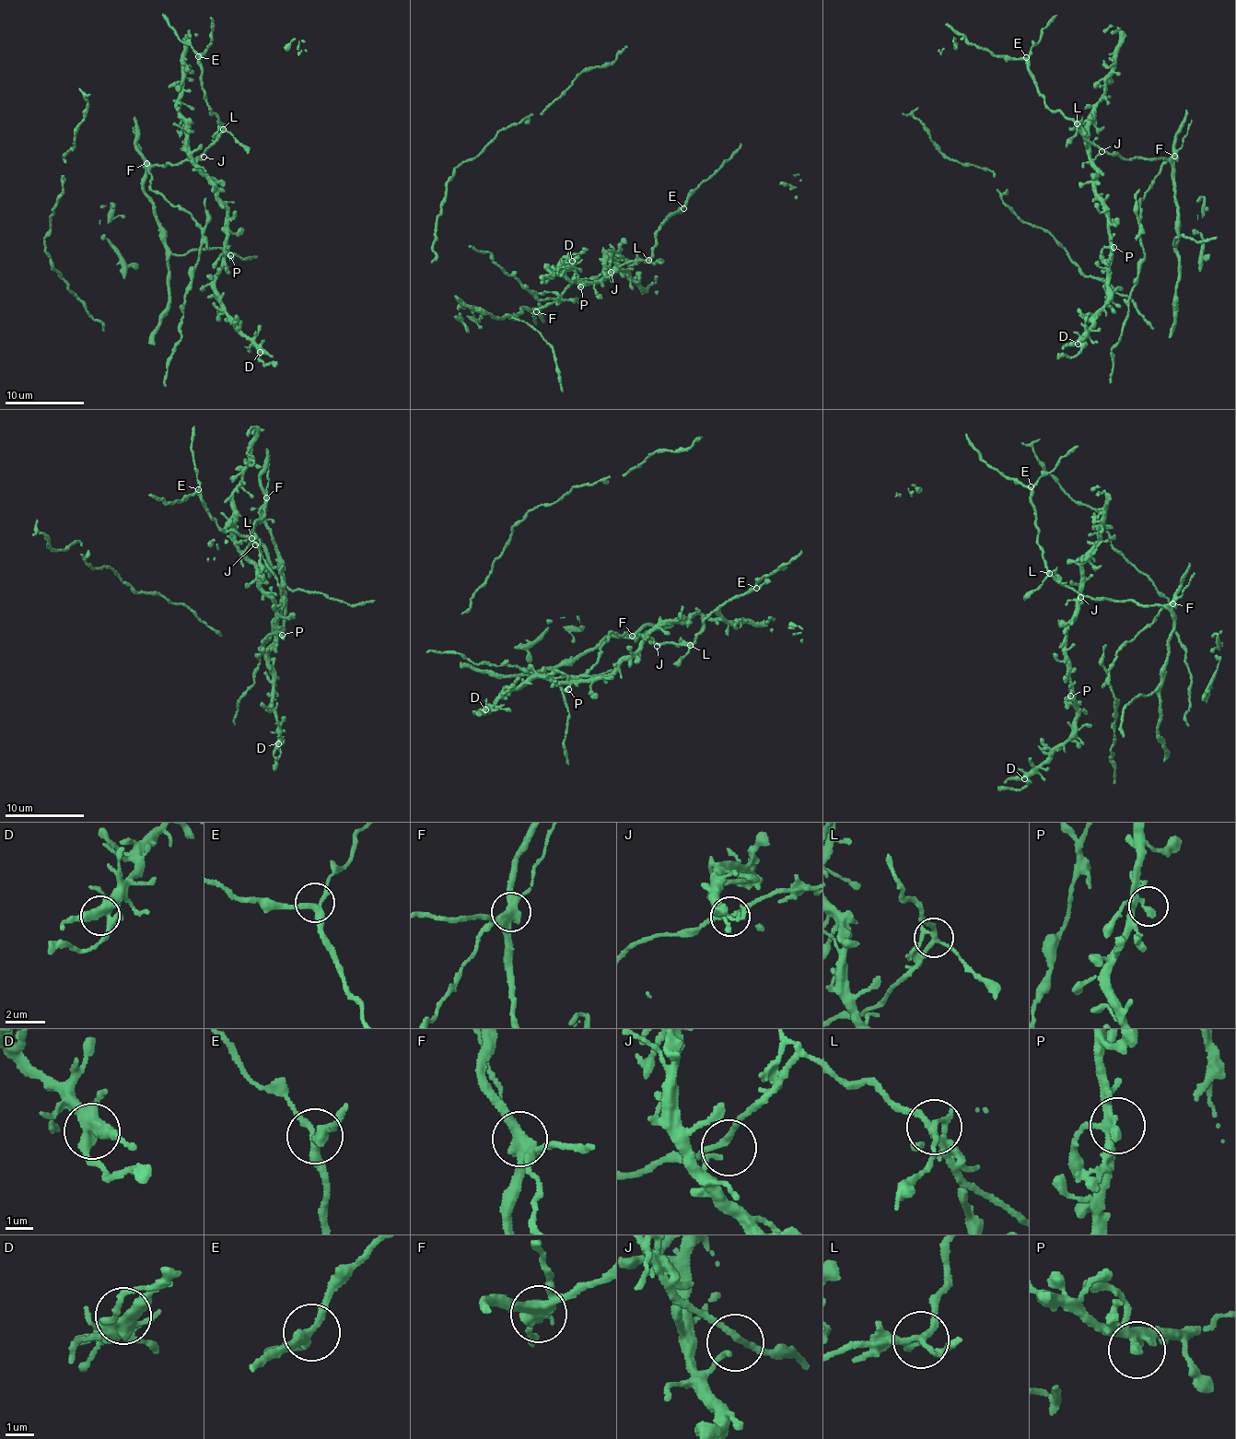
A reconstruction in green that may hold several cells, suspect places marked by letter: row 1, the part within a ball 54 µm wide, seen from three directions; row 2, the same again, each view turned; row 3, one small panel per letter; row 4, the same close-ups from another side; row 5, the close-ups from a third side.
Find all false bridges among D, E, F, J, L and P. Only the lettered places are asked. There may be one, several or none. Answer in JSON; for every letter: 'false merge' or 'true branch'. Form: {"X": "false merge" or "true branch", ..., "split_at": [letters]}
{"D": "true branch", "E": "true branch", "F": "false merge", "J": "true branch", "L": "false merge", "P": "true branch", "split_at": ["F", "L"]}

